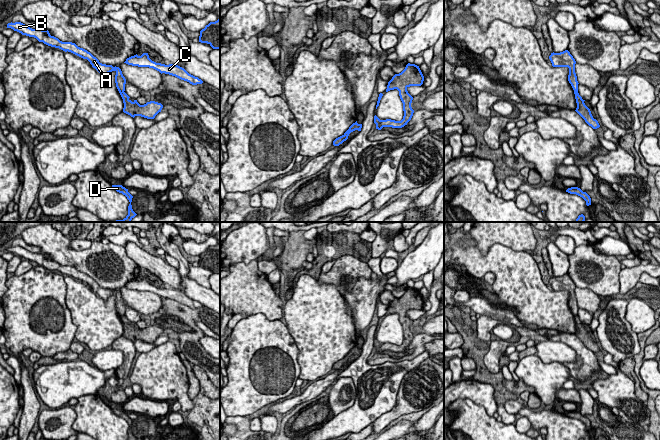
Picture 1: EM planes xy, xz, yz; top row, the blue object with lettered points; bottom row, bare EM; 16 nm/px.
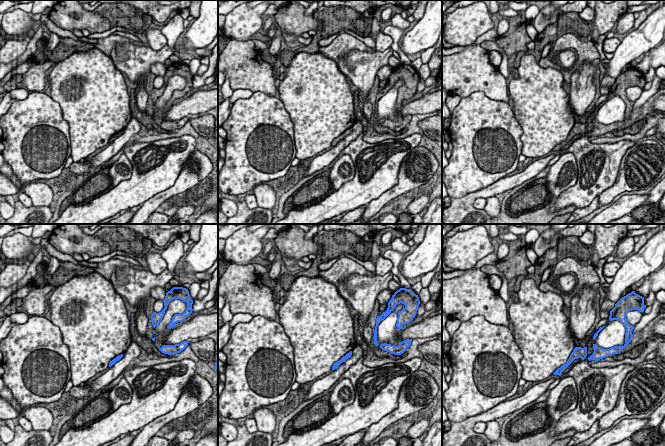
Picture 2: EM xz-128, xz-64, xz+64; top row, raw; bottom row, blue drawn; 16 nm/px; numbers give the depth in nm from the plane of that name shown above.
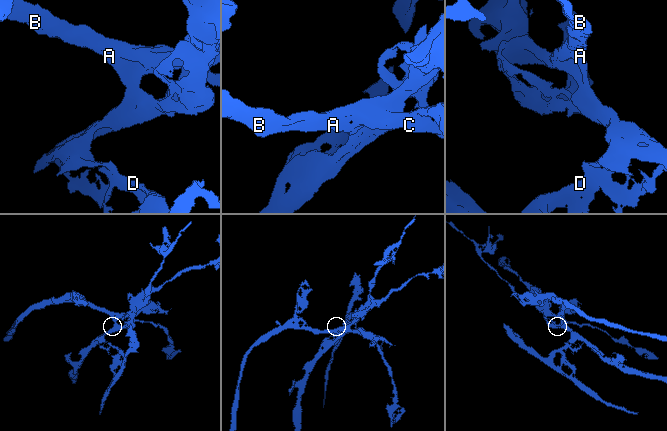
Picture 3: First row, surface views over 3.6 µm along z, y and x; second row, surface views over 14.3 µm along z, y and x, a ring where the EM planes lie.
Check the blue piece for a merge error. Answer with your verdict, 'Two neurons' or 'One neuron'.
Two neurons

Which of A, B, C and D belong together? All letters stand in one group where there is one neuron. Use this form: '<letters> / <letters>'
A B C / D

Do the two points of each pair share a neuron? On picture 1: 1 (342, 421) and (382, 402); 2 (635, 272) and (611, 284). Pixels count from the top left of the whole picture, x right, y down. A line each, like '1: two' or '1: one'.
1: one
2: two

